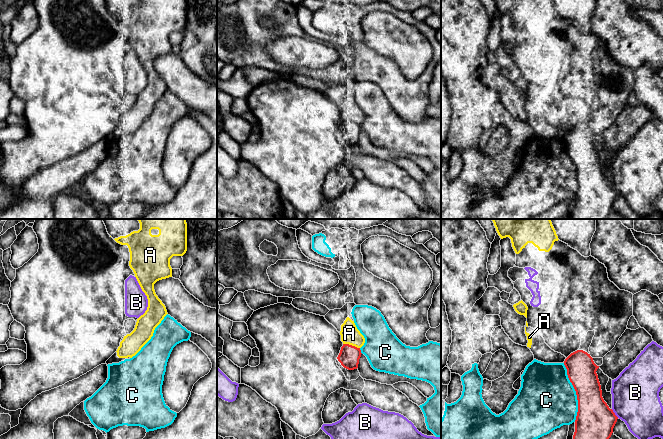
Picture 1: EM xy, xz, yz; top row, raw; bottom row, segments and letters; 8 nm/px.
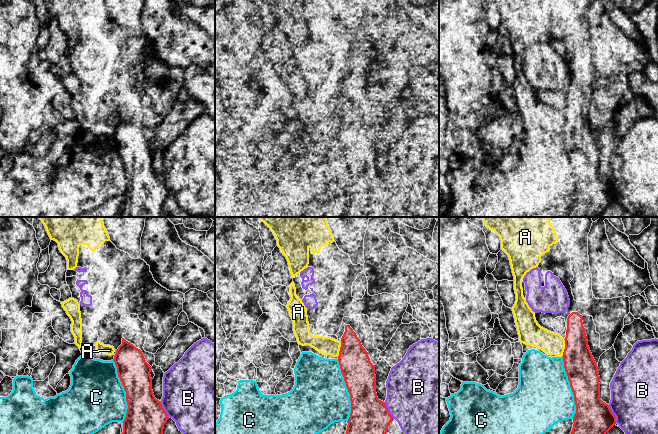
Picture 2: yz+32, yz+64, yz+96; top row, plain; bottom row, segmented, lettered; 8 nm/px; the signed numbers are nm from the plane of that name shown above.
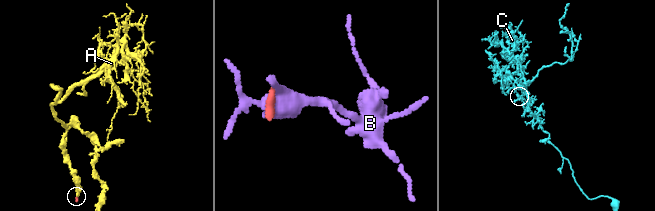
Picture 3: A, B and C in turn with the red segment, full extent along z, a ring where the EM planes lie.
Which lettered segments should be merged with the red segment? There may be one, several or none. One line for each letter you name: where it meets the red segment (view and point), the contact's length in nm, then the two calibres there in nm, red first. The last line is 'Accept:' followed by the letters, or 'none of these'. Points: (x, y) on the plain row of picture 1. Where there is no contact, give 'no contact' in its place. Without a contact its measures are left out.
Accept: none of these

